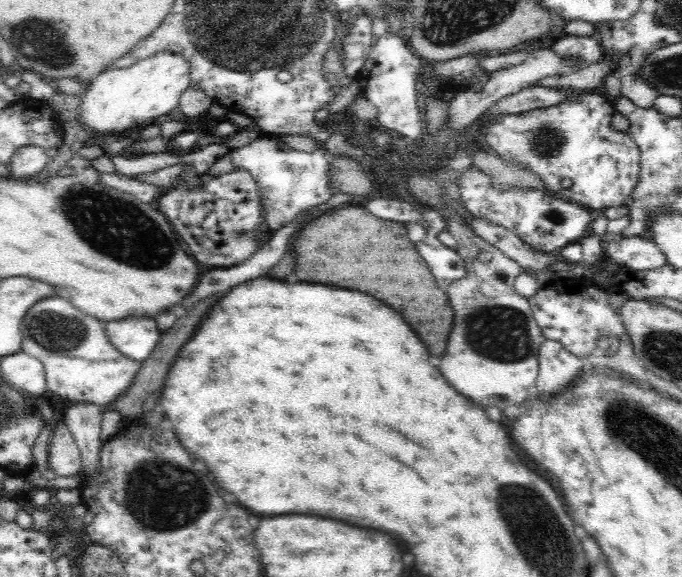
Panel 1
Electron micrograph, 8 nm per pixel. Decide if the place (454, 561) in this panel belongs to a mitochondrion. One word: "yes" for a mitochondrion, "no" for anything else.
no

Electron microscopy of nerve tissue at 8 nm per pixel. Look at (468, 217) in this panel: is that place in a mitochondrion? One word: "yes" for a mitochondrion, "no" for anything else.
no

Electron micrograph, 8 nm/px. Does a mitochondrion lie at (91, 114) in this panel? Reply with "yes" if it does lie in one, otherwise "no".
no

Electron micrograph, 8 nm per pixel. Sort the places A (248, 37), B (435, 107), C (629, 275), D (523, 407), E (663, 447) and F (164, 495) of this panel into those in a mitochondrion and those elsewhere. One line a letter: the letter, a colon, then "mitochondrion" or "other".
A: mitochondrion
B: other
C: other
D: other
E: mitochondrion
F: mitochondrion

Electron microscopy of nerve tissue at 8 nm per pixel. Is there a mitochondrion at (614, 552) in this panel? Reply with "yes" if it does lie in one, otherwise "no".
no

